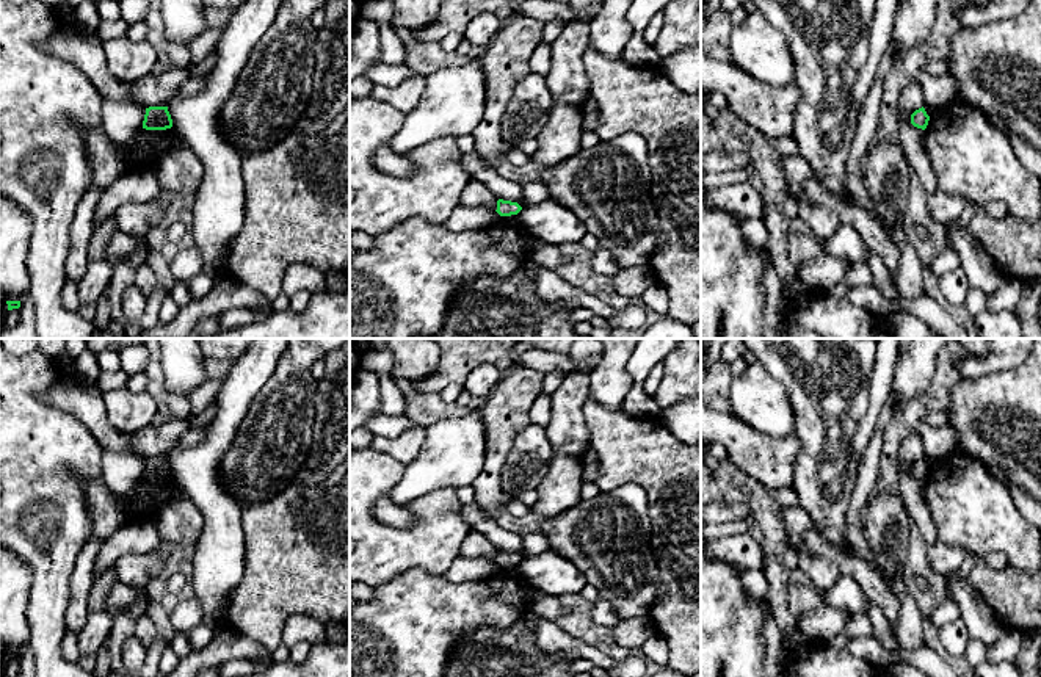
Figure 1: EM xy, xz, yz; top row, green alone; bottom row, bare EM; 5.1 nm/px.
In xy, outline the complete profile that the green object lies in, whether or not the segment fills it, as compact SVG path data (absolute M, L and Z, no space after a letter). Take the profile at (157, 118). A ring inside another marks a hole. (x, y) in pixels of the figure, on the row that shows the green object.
M149 107L146 108L143 129L146 130L166 130L172 127L172 119L168 107Z

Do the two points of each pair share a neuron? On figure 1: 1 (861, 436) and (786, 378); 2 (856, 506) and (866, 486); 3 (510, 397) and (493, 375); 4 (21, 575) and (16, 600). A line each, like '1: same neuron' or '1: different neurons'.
1: different neurons
2: same neuron
3: different neurons
4: same neuron

